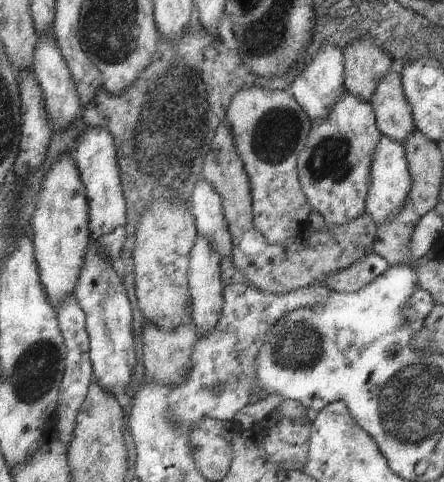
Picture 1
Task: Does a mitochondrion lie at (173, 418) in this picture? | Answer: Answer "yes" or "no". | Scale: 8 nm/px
yes

